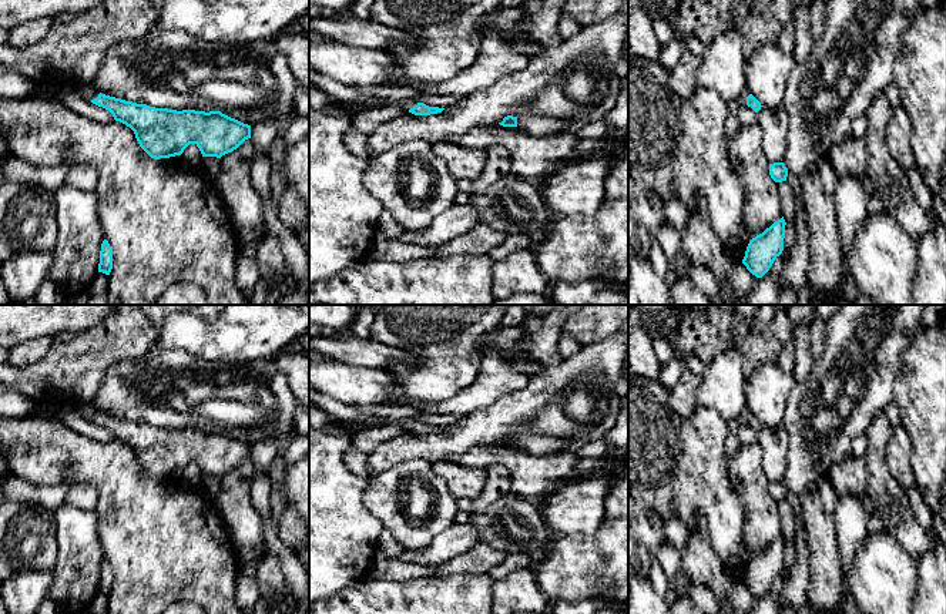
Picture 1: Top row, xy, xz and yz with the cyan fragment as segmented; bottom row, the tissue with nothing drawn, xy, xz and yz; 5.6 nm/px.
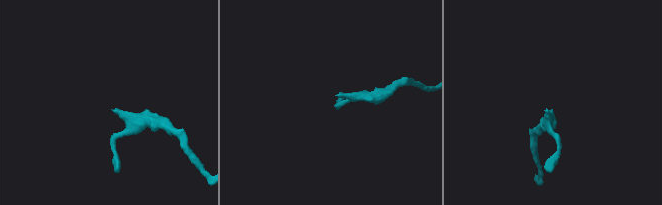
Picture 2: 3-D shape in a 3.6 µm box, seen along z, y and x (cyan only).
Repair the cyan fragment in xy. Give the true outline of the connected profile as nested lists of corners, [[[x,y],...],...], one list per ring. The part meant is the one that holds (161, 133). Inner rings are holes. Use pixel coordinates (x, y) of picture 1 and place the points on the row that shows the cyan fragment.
[[[70,81],[68,87],[76,90],[85,100],[108,110],[115,121],[130,127],[140,147],[155,160],[181,155],[189,144],[195,144],[202,157],[217,157],[232,152],[245,140],[251,138],[251,125],[231,118],[221,111],[168,110],[155,108],[147,104],[137,104],[121,98],[110,97],[90,87],[90,81]]]

